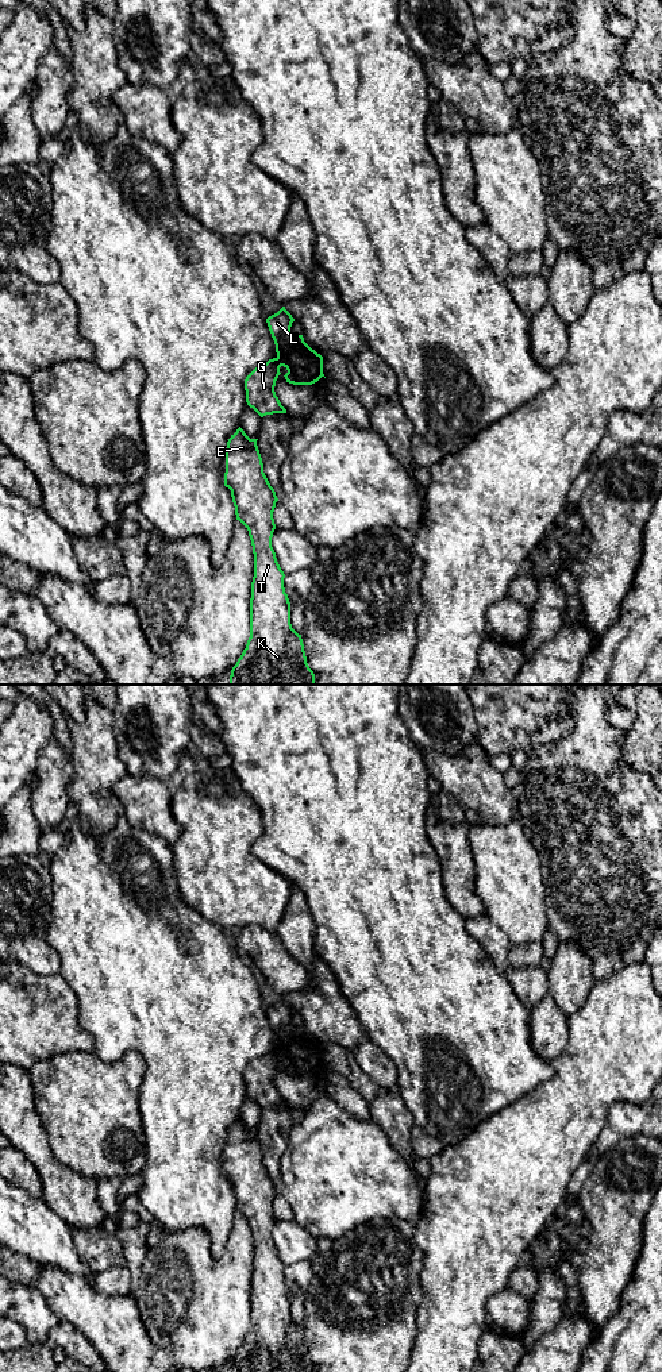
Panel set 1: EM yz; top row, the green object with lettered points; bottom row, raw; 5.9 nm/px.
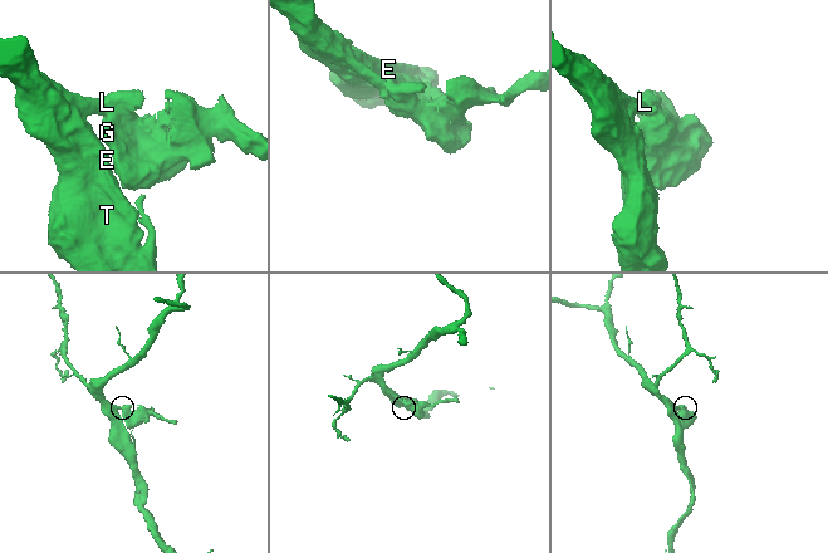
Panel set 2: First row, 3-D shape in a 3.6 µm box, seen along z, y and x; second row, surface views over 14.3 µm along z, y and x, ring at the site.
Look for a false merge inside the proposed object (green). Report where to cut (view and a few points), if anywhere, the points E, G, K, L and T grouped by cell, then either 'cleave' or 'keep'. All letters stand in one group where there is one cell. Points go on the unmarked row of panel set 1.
cut in yz along (303, 1032), (276, 1037); E K T / G L; cleave

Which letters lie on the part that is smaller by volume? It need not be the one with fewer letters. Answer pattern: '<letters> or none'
G, L

